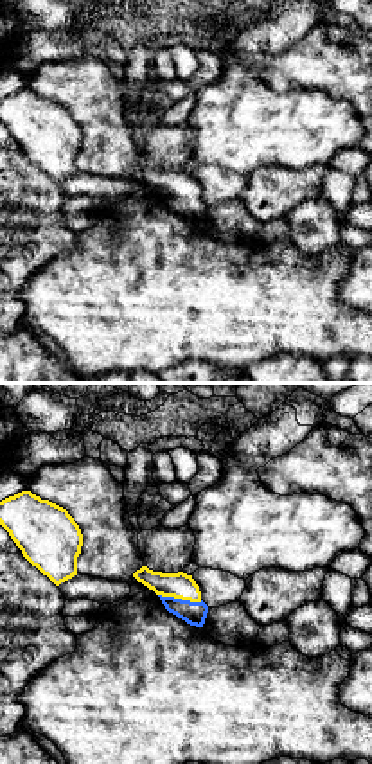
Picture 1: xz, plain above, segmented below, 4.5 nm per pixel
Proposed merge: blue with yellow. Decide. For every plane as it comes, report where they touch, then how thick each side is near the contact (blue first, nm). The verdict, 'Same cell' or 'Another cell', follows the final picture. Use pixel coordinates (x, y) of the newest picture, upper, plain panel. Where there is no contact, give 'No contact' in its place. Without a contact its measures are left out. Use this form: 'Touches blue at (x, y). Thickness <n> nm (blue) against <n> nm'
Touches blue at (180, 196). Thickness 110 nm (blue) against 120 nm

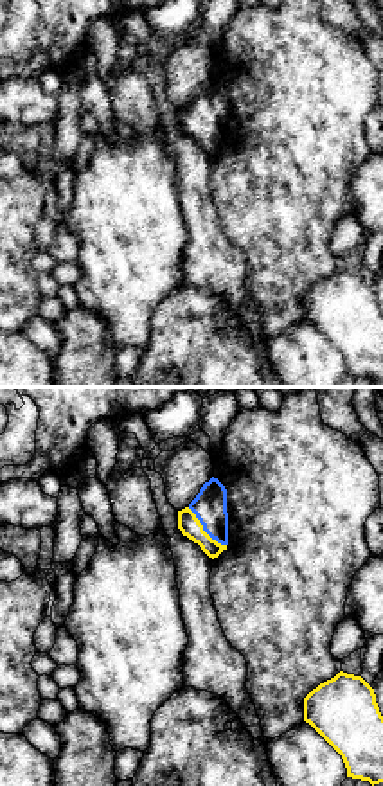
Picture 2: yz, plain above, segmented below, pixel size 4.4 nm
Touches blue at (204, 126). Thickness 150 nm (blue) against 90 nm

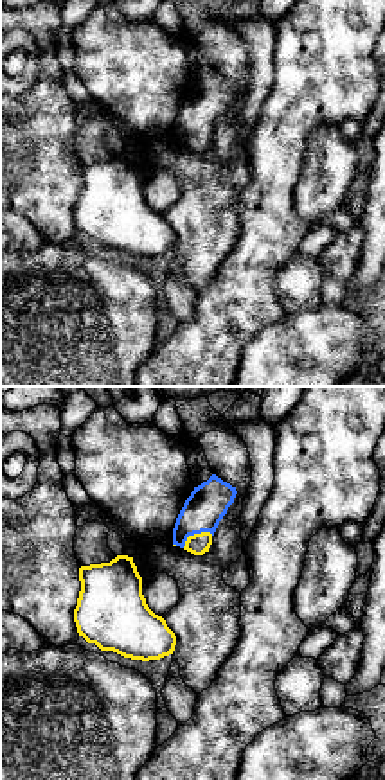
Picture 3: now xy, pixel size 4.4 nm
Touches blue at (195, 130). Thickness 180 nm (blue) against 90 nm

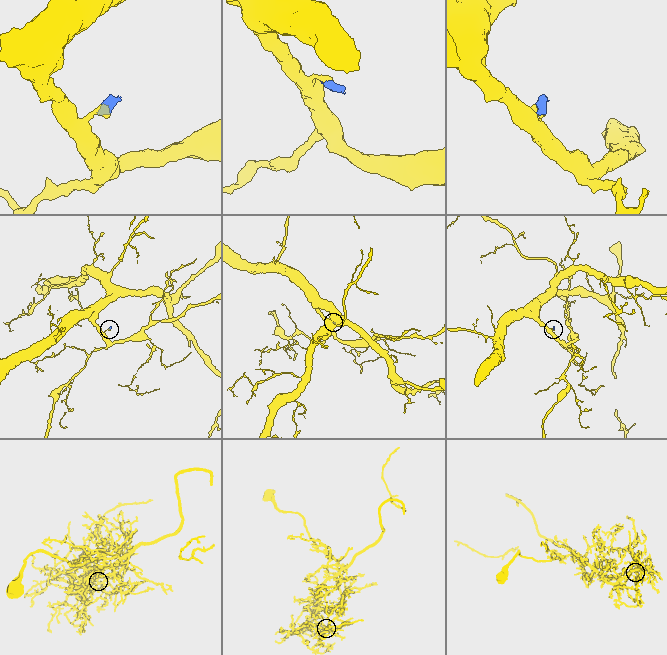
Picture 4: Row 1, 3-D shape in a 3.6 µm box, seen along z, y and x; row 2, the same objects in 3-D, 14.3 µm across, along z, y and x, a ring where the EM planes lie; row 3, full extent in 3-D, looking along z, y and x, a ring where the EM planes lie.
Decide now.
Same cell

